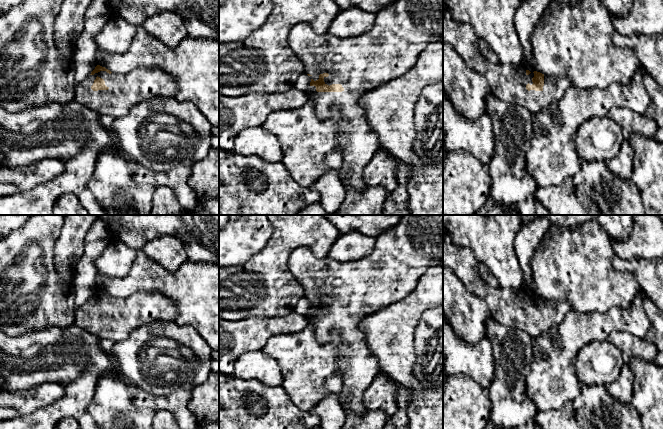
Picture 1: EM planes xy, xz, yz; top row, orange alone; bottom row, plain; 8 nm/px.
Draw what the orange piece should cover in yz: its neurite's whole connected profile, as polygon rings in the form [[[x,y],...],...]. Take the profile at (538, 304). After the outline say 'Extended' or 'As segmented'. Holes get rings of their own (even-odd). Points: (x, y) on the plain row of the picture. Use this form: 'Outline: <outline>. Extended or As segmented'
Outline: [[[443,240],[443,267],[450,268],[467,290],[485,301],[496,322],[523,330],[534,339],[572,311],[562,300],[546,300],[522,290],[490,286],[479,275],[477,263],[470,248]]]. Extended

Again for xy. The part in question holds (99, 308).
Outline: [[[97,289],[83,306],[76,309],[75,324],[110,344],[126,339],[139,326],[154,321],[175,321],[177,316],[177,304],[161,293],[137,292],[126,298],[116,298]]]. Extended

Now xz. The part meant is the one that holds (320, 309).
Outline: [[[401,215],[396,225],[375,238],[372,252],[355,261],[340,262],[328,256],[317,258],[308,246],[298,247],[292,252],[287,269],[300,282],[304,289],[304,297],[311,304],[305,316],[309,324],[313,325],[316,339],[326,344],[330,341],[330,332],[336,330],[342,340],[338,350],[337,367],[343,385],[338,397],[345,412],[348,410],[357,416],[364,413],[363,395],[379,373],[378,360],[368,348],[365,336],[359,329],[361,320],[409,295],[432,266],[443,266],[443,215]]]. Extended

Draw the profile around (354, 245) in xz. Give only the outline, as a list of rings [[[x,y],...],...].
[[[353,230],[339,236],[329,251],[328,257],[340,262],[355,261],[371,253],[374,246],[375,238]]]

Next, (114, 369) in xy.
[[[108,345],[108,349],[107,349],[107,352],[108,352],[108,356],[109,356],[109,361],[110,361],[110,368],[109,368],[109,372],[112,376],[114,376],[116,379],[124,382],[125,384],[129,385],[129,386],[133,386],[133,384],[128,381],[124,376],[123,374],[121,373],[120,371],[120,368],[117,364],[117,361],[116,359],[113,357],[113,354],[111,352],[111,350],[109,349],[109,345]]]

